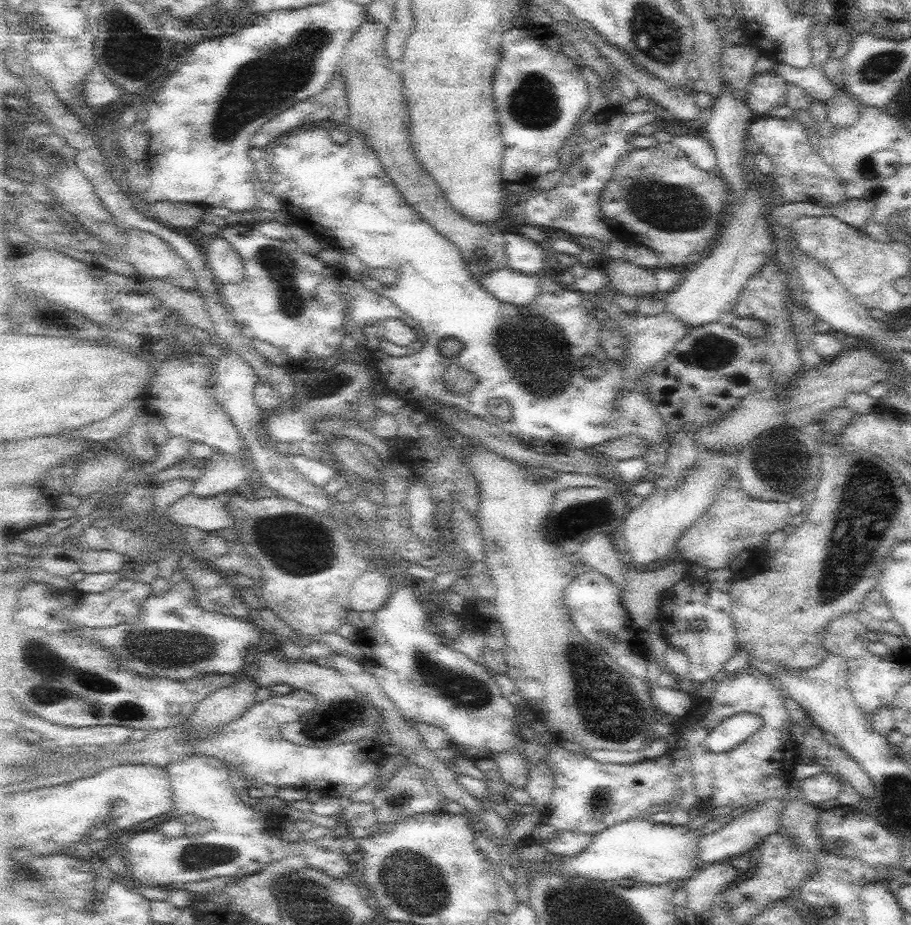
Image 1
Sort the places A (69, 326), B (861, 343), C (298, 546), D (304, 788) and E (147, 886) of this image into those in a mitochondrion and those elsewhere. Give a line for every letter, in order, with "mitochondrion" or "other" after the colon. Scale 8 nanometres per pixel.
A: mitochondrion
B: other
C: mitochondrion
D: other
E: other

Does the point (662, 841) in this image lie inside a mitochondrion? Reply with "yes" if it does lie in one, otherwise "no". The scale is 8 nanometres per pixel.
no

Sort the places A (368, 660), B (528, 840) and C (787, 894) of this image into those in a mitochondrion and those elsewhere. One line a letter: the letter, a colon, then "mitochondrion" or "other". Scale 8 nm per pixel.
A: other
B: other
C: other

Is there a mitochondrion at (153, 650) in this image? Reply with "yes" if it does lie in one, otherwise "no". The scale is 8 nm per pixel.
yes

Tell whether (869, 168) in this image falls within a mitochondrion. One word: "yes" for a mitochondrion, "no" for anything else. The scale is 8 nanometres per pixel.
yes

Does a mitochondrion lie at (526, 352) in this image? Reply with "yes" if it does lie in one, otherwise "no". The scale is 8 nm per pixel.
yes

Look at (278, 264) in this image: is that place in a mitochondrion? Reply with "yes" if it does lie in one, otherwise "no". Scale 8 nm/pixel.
yes

